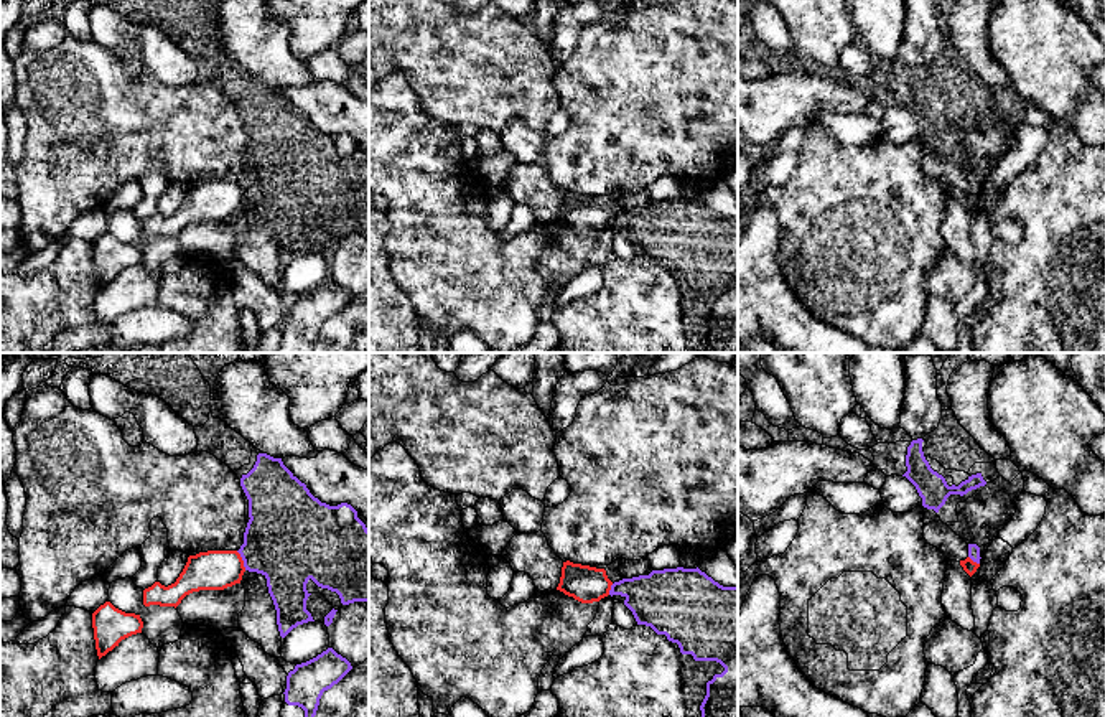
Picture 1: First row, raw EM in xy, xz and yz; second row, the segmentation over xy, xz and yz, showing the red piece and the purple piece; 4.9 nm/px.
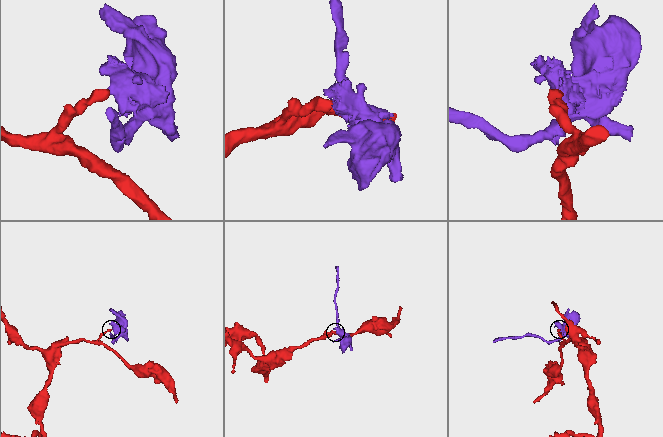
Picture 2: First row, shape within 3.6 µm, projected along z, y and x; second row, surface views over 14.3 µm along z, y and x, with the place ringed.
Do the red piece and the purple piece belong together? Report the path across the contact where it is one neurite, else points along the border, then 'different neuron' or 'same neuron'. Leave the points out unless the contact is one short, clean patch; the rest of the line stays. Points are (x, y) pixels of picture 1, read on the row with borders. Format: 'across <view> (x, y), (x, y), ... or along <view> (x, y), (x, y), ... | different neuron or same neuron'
along xy (236, 551), (246, 569) | different neuron

